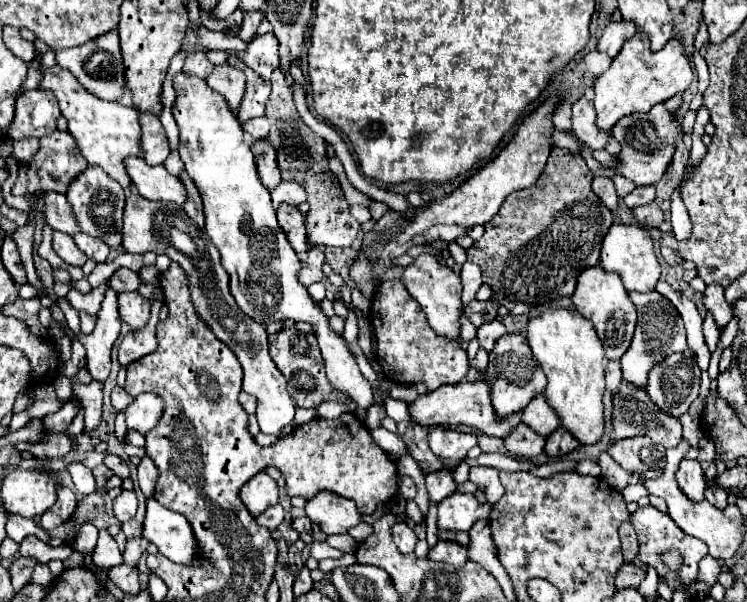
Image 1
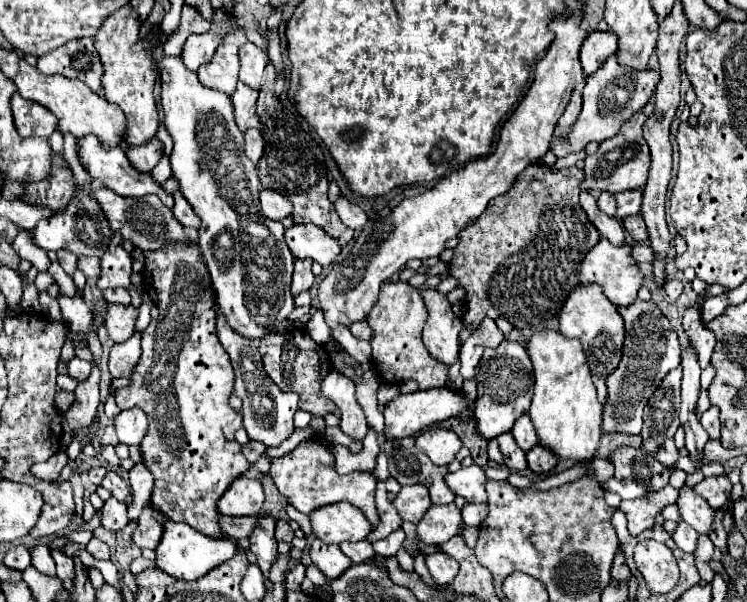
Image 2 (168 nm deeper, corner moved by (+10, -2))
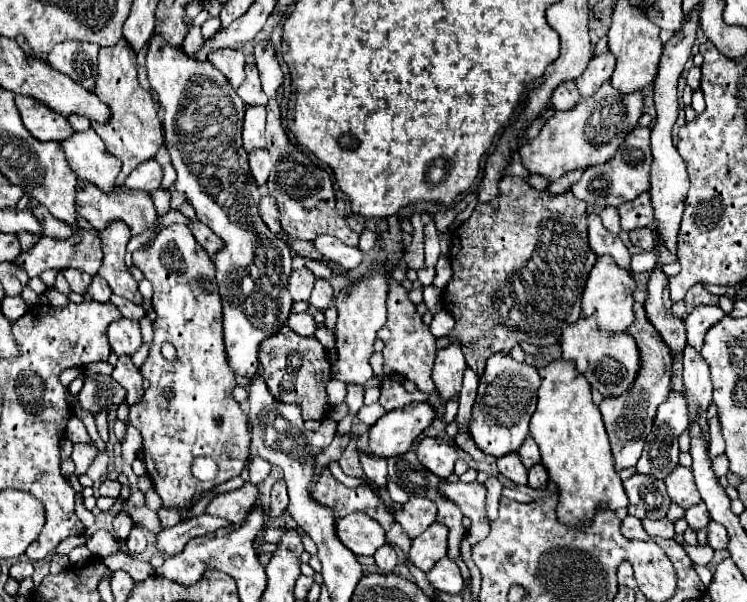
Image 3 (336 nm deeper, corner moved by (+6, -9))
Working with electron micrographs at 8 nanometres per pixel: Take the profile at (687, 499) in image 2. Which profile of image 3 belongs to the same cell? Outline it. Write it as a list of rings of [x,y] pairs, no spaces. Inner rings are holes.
[[[708,523],[708,545],[712,549],[726,549],[728,545],[728,531],[720,523]]]

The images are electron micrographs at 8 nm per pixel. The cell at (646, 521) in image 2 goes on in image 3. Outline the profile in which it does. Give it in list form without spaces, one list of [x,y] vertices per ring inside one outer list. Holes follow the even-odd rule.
[[[644,519],[644,529],[650,537],[662,537],[662,539],[674,539],[676,531],[674,531],[674,523],[668,519],[658,519],[658,521],[650,521]]]

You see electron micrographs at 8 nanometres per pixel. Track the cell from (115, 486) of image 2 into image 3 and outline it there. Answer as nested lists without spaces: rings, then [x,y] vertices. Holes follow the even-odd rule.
[[[134,507],[132,511],[130,511],[130,517],[132,517],[132,521],[136,521],[136,523],[140,523],[148,533],[152,533],[152,535],[158,535],[164,527],[160,525],[160,519],[158,519],[158,513],[156,511],[152,511],[152,509],[148,509],[148,507]]]

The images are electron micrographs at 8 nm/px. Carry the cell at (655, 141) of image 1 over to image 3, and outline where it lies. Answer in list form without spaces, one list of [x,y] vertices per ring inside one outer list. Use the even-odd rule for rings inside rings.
[[[634,127],[630,137],[624,141],[624,147],[618,149],[618,153],[606,161],[606,165],[594,165],[586,169],[582,179],[572,185],[572,193],[590,205],[618,207],[650,189],[650,165],[650,127]]]

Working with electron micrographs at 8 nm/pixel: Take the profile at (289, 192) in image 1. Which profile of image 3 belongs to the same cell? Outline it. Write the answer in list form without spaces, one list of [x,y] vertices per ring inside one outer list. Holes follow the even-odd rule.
[[[264,195],[258,203],[258,213],[262,217],[262,221],[268,225],[268,229],[272,233],[280,233],[282,227],[280,227],[280,221],[278,221],[278,207],[274,205],[274,197],[270,195]]]

